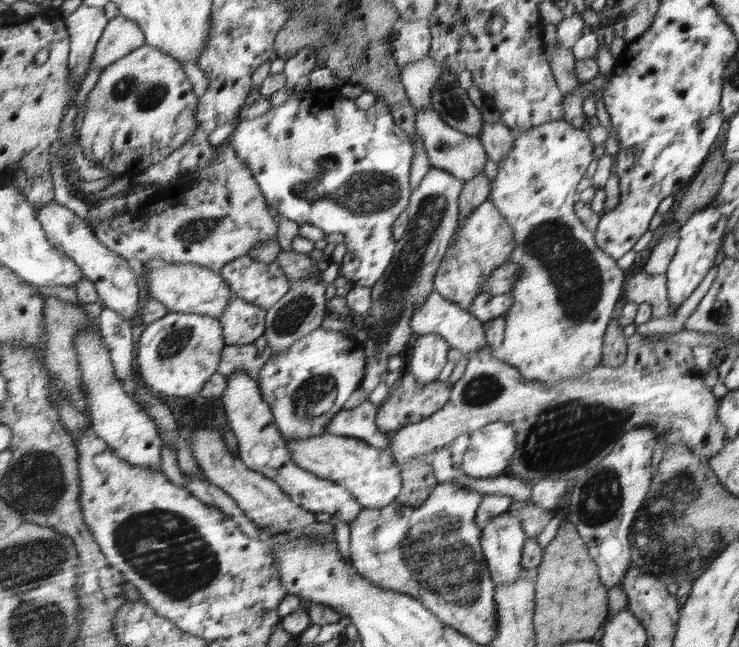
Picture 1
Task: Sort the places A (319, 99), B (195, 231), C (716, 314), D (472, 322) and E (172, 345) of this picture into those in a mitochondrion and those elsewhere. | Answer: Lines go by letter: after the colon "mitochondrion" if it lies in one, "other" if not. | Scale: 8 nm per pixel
A: other
B: mitochondrion
C: other
D: other
E: mitochondrion

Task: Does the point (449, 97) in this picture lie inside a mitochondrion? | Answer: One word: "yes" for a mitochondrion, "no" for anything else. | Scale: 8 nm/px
yes

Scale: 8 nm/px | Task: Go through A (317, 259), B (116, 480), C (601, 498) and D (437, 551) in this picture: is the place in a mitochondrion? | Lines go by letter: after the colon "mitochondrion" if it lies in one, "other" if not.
A: other
B: other
C: mitochondrion
D: mitochondrion

